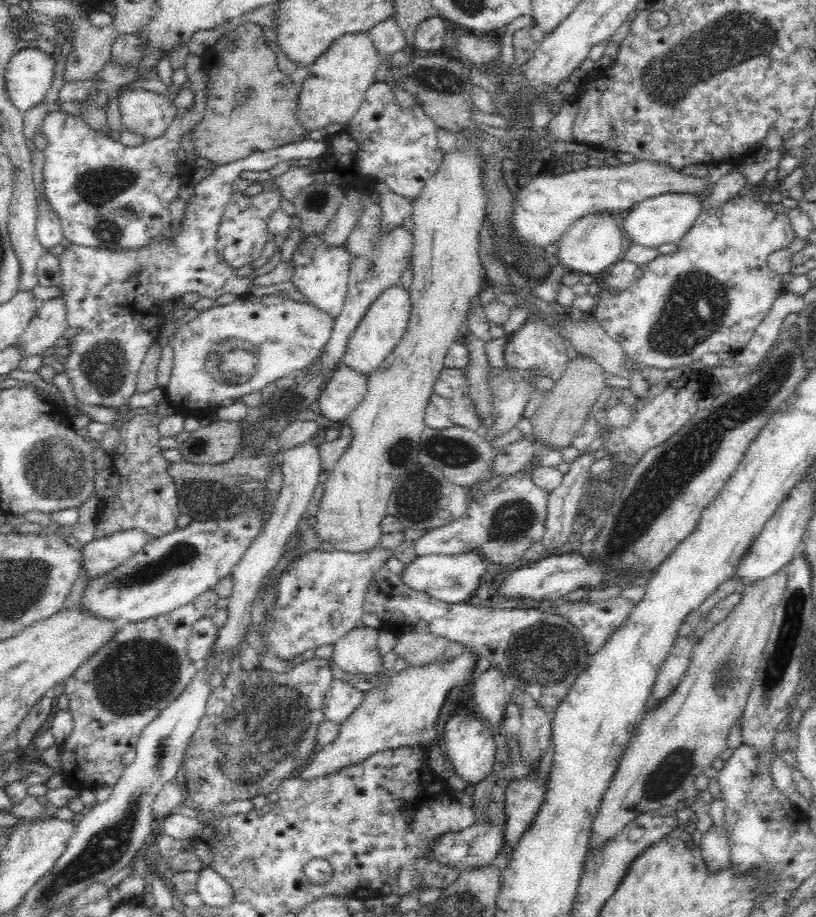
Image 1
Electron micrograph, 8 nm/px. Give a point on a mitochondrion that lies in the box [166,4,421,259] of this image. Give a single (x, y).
(319, 200)

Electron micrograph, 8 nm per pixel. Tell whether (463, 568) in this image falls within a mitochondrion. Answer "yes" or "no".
no

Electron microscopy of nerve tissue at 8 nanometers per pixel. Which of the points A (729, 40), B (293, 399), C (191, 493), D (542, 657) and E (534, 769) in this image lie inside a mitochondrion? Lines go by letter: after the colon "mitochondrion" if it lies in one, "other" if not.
A: mitochondrion
B: other
C: mitochondrion
D: mitochondrion
E: other

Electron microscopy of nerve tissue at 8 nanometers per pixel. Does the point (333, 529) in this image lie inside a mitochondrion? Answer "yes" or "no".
no

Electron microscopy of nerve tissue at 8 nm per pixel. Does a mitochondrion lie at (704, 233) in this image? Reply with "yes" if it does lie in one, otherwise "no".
no

